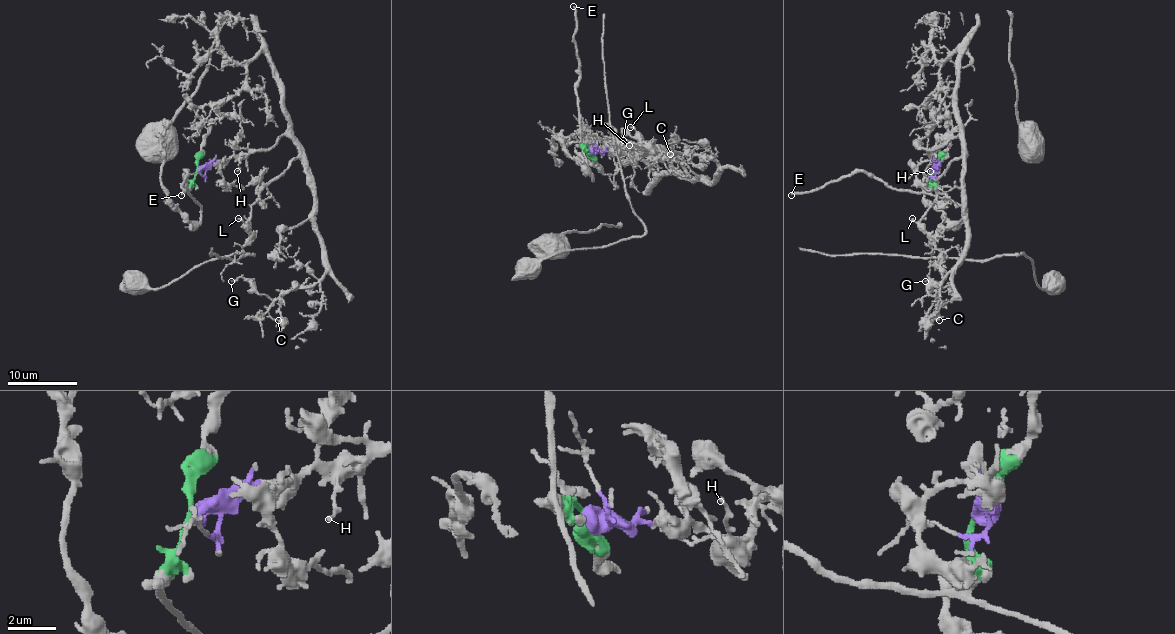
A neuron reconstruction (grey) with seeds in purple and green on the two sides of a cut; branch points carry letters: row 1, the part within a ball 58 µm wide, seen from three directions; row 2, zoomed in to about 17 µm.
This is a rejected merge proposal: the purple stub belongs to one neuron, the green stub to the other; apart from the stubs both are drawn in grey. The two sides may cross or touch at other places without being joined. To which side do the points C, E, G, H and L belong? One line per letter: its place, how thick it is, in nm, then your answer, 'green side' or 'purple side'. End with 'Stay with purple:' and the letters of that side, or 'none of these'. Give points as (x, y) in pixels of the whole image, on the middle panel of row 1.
C: at (670, 154); 130 nm thick; purple side
E: at (573, 6); 280 nm thick; green side
G: at (623, 140); 150 nm thick; purple side
H: at (629, 145); 170 nm thick; purple side
L: at (630, 127); 200 nm thick; purple side
Stay with purple: C, G, H, L

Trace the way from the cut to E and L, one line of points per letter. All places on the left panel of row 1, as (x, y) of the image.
E: (197, 169), (188, 191), (183, 178), (187, 171), (182, 195)
L: (199, 169), (270, 148), (282, 136), (296, 146), (298, 155), (261, 190), (251, 216), (246, 221), (237, 218)

